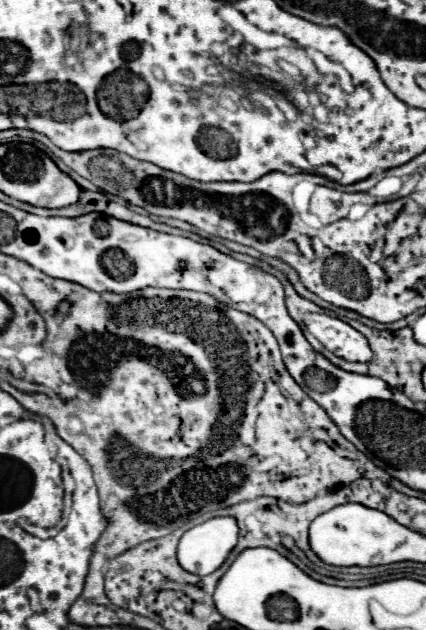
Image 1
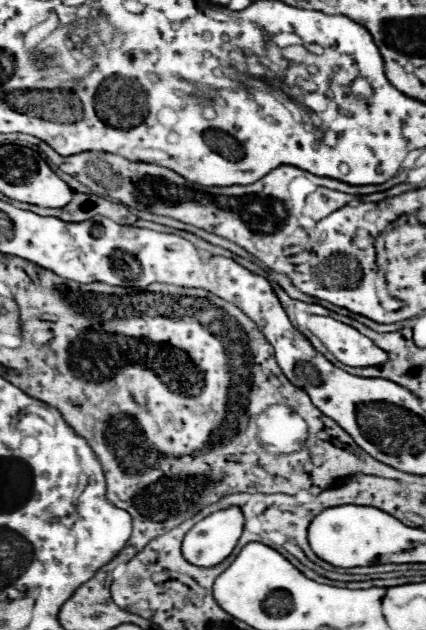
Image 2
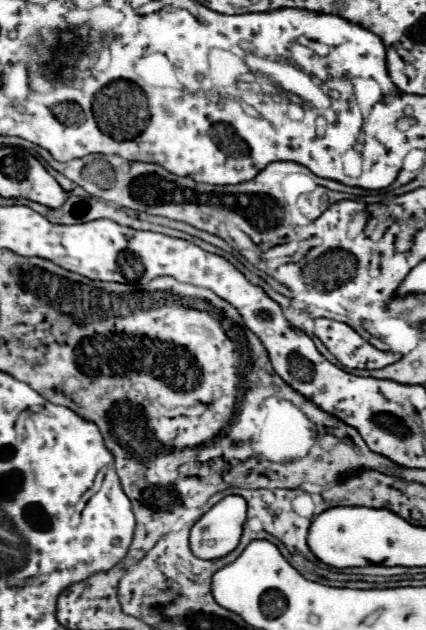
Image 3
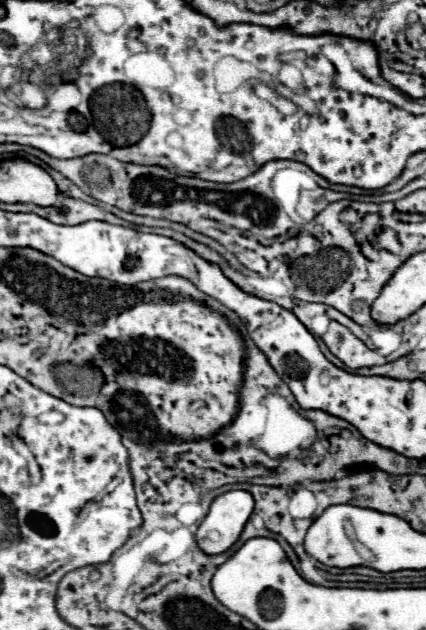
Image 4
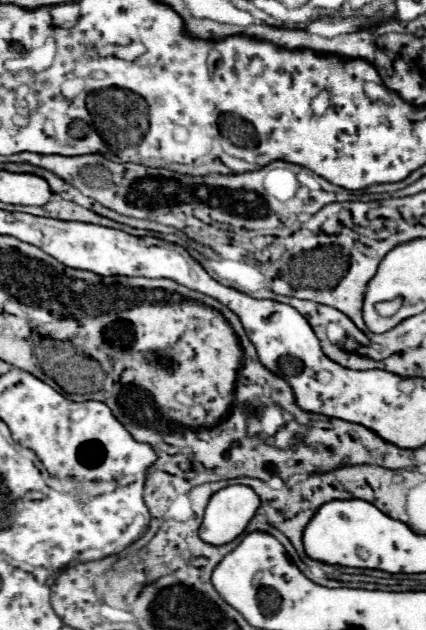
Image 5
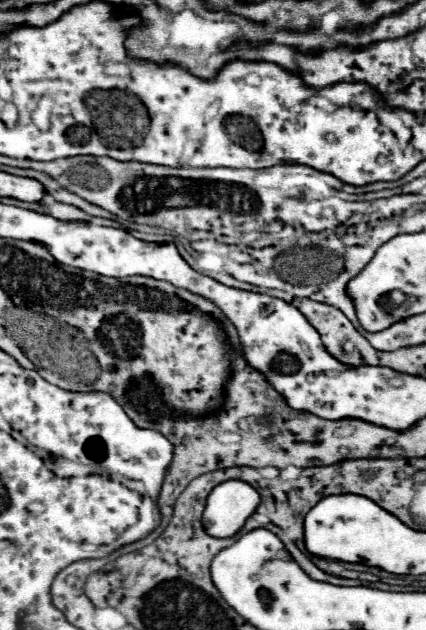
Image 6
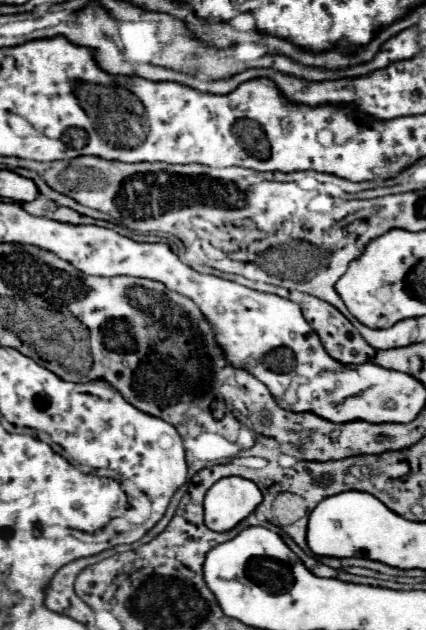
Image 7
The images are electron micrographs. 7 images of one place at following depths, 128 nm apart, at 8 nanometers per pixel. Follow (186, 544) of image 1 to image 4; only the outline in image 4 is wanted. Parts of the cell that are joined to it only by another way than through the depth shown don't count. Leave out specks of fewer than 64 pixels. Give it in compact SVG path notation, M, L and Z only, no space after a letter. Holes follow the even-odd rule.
M230 490L220 494L212 502L208 516L196 530L198 548L204 554L226 552L238 540L252 510L254 510L254 500L250 492Z

